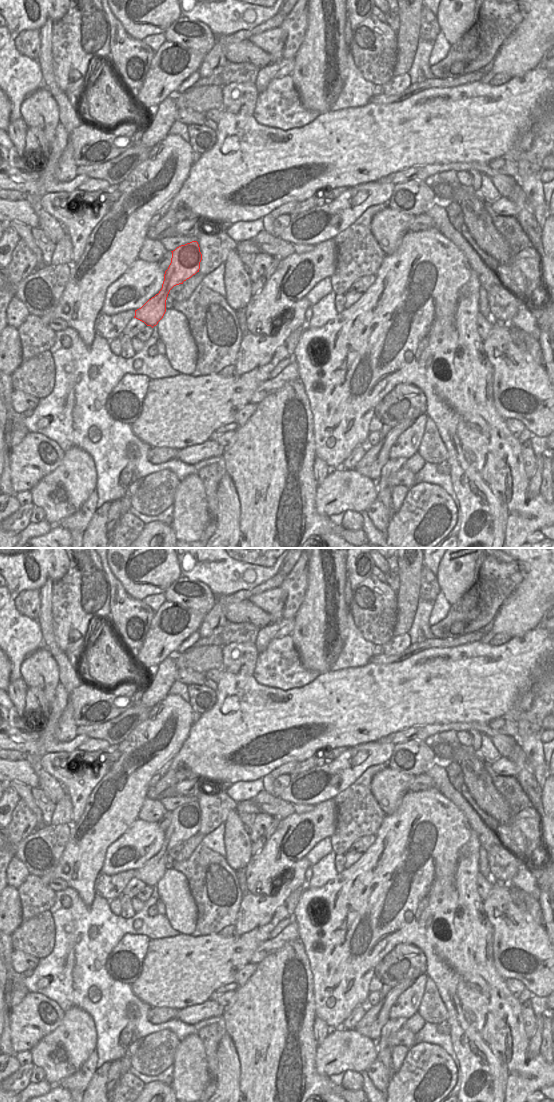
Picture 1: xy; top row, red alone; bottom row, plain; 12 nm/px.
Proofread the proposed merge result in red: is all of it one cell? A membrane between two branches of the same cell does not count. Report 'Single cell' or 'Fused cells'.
Single cell

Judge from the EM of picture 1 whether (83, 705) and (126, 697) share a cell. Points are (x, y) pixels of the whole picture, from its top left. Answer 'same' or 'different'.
same

